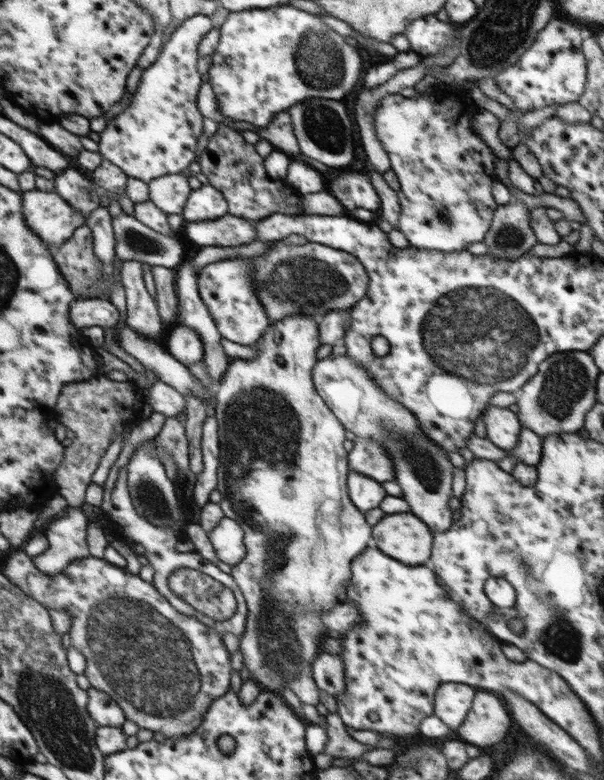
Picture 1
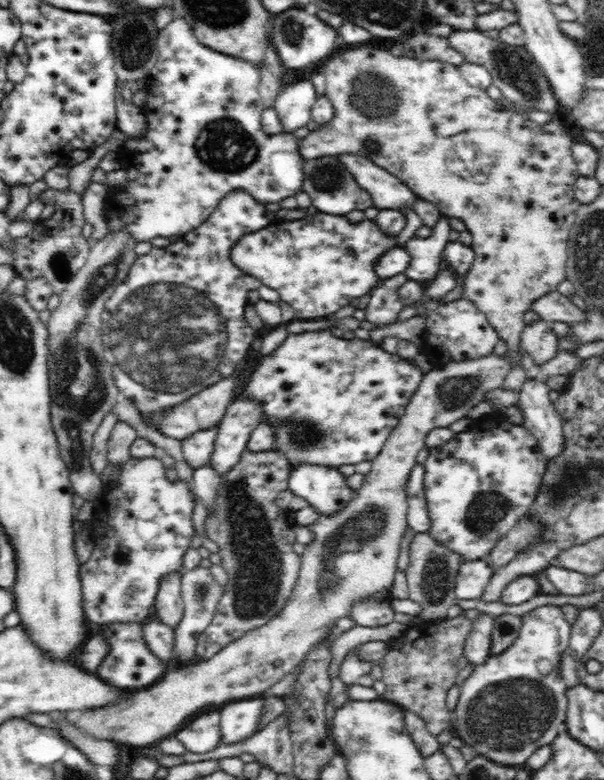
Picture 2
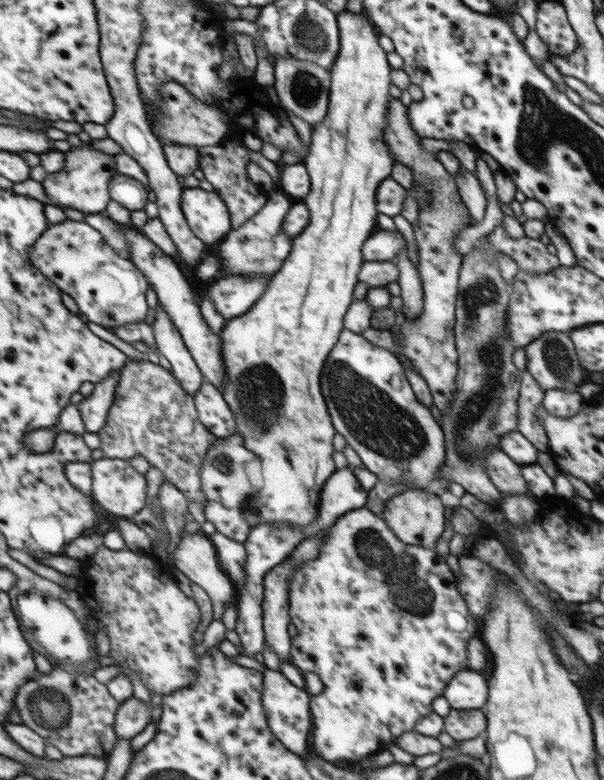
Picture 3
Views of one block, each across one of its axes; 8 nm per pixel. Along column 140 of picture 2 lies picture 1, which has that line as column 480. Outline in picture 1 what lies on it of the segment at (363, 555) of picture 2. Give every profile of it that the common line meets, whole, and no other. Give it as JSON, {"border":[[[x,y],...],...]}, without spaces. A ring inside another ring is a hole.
{"border":[[[478,692],[473,702],[474,704],[468,711],[464,722],[455,733],[460,736],[462,741],[466,740],[466,742],[476,746],[492,746],[492,744],[502,742],[506,738],[511,724],[511,716],[509,711],[504,709],[503,700],[488,694],[488,692]]]}

